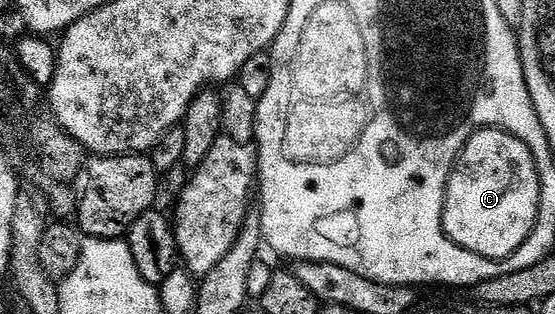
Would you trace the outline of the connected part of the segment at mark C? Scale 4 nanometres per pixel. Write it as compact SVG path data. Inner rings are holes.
M470 127L444 179L442 226L447 226L449 234L468 255L500 261L509 258L529 238L537 222L538 209L539 179L529 146L502 128ZM487 160L495 160L495 171L471 172L471 168L487 168Z

